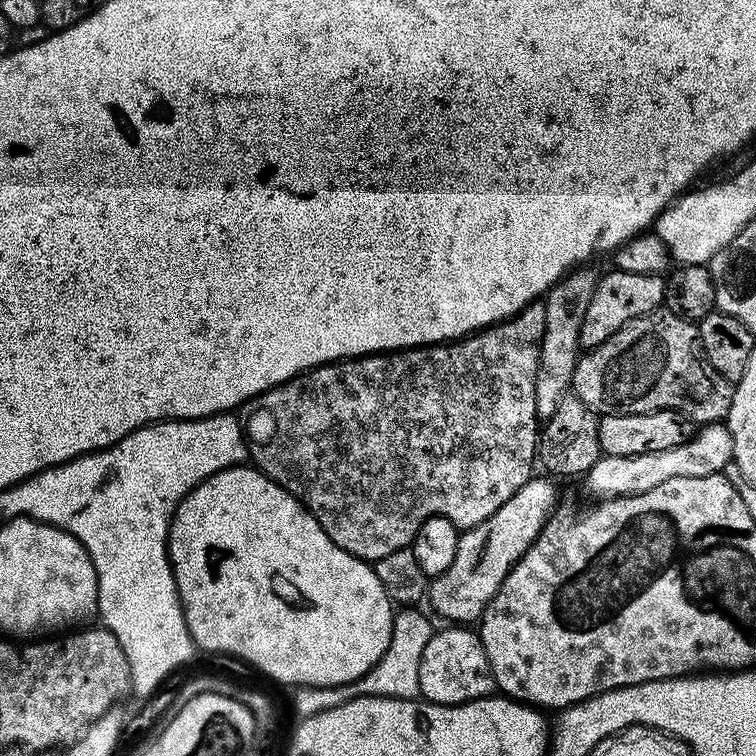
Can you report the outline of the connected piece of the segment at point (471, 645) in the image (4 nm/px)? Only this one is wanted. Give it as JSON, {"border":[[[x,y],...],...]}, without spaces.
{"border":[[[462,626],[444,628],[433,633],[419,659],[420,696],[427,703],[454,705],[487,695],[493,679],[479,635]]]}

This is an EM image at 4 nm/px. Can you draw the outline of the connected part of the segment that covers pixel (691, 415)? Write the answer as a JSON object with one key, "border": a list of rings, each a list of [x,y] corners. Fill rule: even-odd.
{"border":[[[667,310],[647,312],[645,316],[633,316],[606,342],[585,351],[579,357],[572,378],[571,391],[597,414],[638,414],[657,412],[669,408],[680,412],[697,425],[723,421],[730,410],[733,385],[706,358],[700,345],[699,327],[691,320],[684,320]]]}

